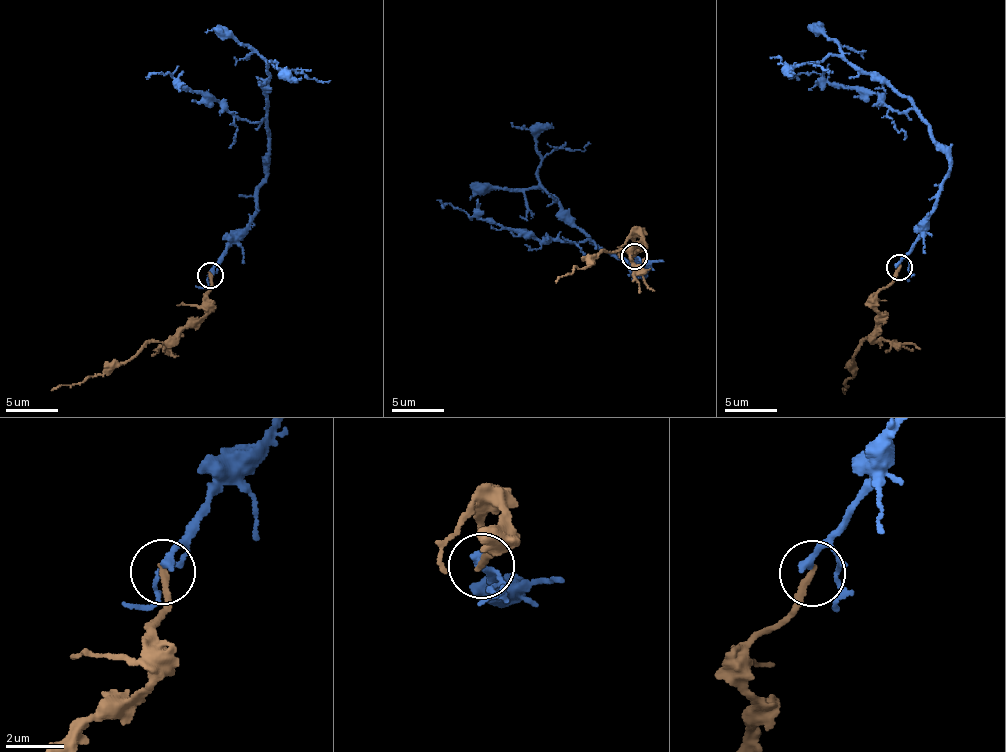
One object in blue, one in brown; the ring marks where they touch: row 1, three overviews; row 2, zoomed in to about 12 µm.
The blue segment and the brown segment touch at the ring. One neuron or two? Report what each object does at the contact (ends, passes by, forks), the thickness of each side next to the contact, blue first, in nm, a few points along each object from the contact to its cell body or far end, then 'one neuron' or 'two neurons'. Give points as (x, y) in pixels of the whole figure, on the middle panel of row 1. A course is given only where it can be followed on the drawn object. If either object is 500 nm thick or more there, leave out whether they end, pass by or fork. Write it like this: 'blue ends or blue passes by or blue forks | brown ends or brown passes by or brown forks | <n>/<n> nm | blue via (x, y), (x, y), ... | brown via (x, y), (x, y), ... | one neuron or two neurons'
blue ends | brown ends | 280/240 nm | blue via (633, 254), (648, 268), (643, 275), (592, 240), (523, 237), (440, 205), (436, 199) | brown via (634, 256), (639, 250), (635, 236), (642, 233), (631, 248), (600, 250), (582, 269), (573, 266), (556, 283) | two neurons

